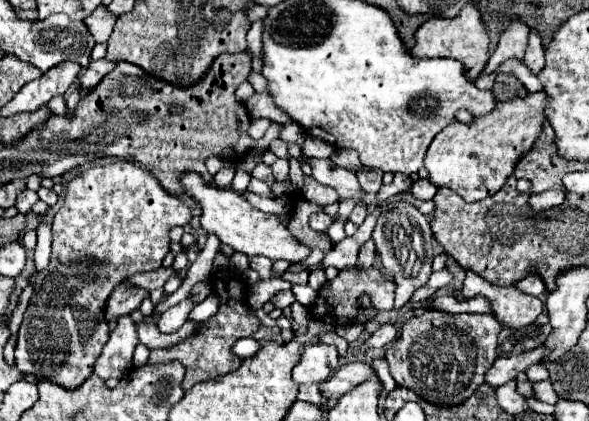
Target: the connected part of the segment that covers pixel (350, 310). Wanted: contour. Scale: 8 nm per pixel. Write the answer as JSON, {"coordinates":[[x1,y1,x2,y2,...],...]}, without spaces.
{"coordinates":[[376,267,370,269,342,269,332,281,326,281,322,289,318,291,316,301,308,307,312,319,322,321,322,323,334,323,334,325,364,325,366,319,366,309,362,307,362,295,370,295,370,309,374,311,388,311,394,305,394,281,386,273,382,273]]}

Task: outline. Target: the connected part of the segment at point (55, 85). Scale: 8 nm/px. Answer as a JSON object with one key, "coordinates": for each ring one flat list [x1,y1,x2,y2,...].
{"coordinates":[[64,61,62,65,56,65,54,69,46,71,40,79,24,85,20,93,14,95,14,99,2,107,2,117,10,117,16,113,24,113,24,111,34,111,46,105,52,97,64,95,70,89,70,85,78,79,80,71,82,67,72,61]]}

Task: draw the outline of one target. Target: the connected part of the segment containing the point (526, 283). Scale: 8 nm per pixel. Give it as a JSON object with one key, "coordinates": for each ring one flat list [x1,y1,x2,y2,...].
{"coordinates":[[536,273,520,279,520,281,516,283,516,289,522,289,522,293,530,293,530,295,534,295,534,297,538,297,538,295,542,295,542,293,546,291,542,279,540,279]]}

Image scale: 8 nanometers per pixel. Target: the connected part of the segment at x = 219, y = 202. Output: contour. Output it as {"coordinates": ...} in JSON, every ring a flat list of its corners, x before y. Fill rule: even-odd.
{"coordinates":[[186,173,182,177,182,187,186,189,188,195,192,195,202,205,202,219,200,219,202,229,218,235,218,239,234,247,234,251,246,253,248,257,264,255,272,261,284,259,290,265,302,263,308,257,310,249,306,245,300,245,300,241,292,237,288,227,280,223,278,215,268,215,258,211,246,201,244,195,234,193,230,189,218,189,216,185,206,185,198,173]]}

